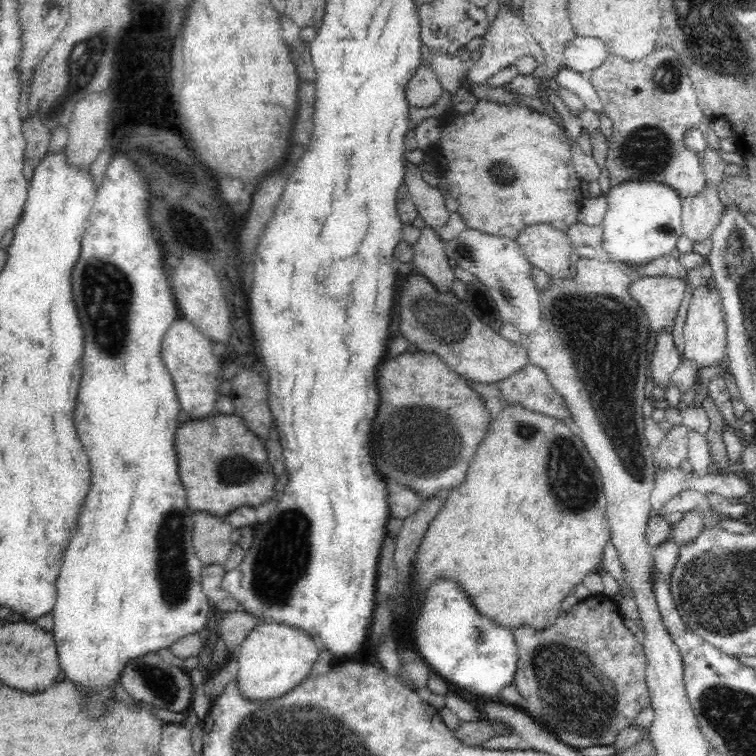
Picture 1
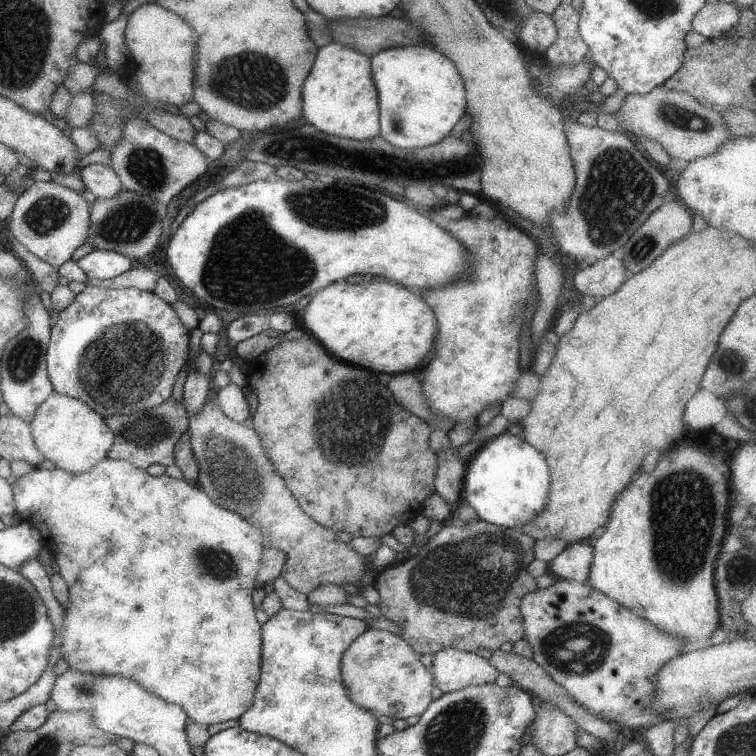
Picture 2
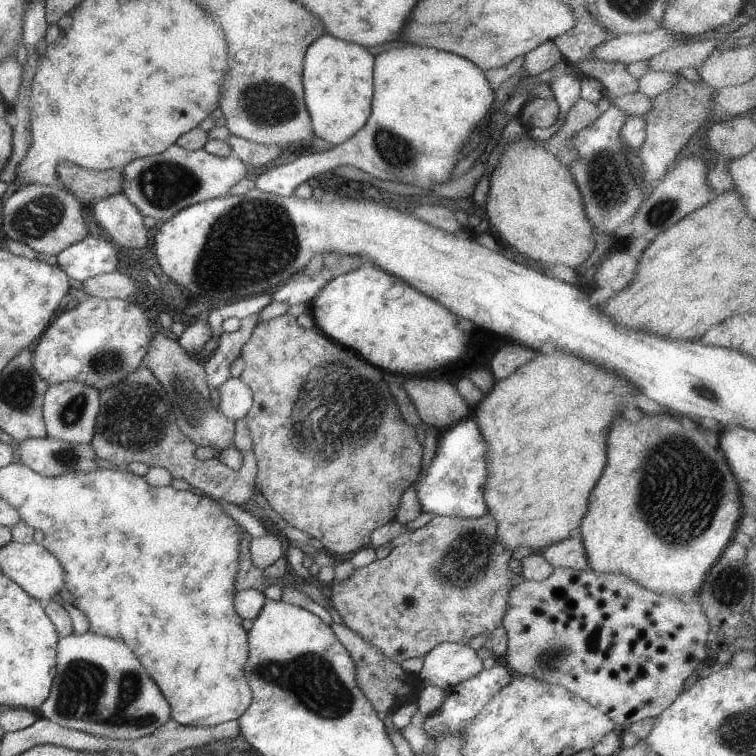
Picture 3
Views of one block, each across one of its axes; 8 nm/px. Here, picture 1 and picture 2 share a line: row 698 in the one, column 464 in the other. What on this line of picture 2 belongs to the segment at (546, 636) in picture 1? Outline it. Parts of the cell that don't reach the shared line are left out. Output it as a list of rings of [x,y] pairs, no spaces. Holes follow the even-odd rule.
[[[482,520],[468,521],[464,526],[456,526],[452,522],[447,522],[441,526],[441,530],[432,536],[427,543],[421,545],[418,554],[411,555],[406,561],[400,564],[392,564],[385,570],[378,572],[374,578],[373,586],[380,594],[380,610],[388,620],[395,622],[402,628],[399,634],[419,655],[434,655],[442,649],[452,647],[461,651],[478,652],[479,650],[495,651],[500,649],[504,642],[517,642],[525,638],[525,628],[521,613],[521,600],[526,594],[537,591],[539,586],[536,579],[528,572],[528,565],[535,559],[535,541],[530,535],[524,534],[520,528],[502,528]]]

